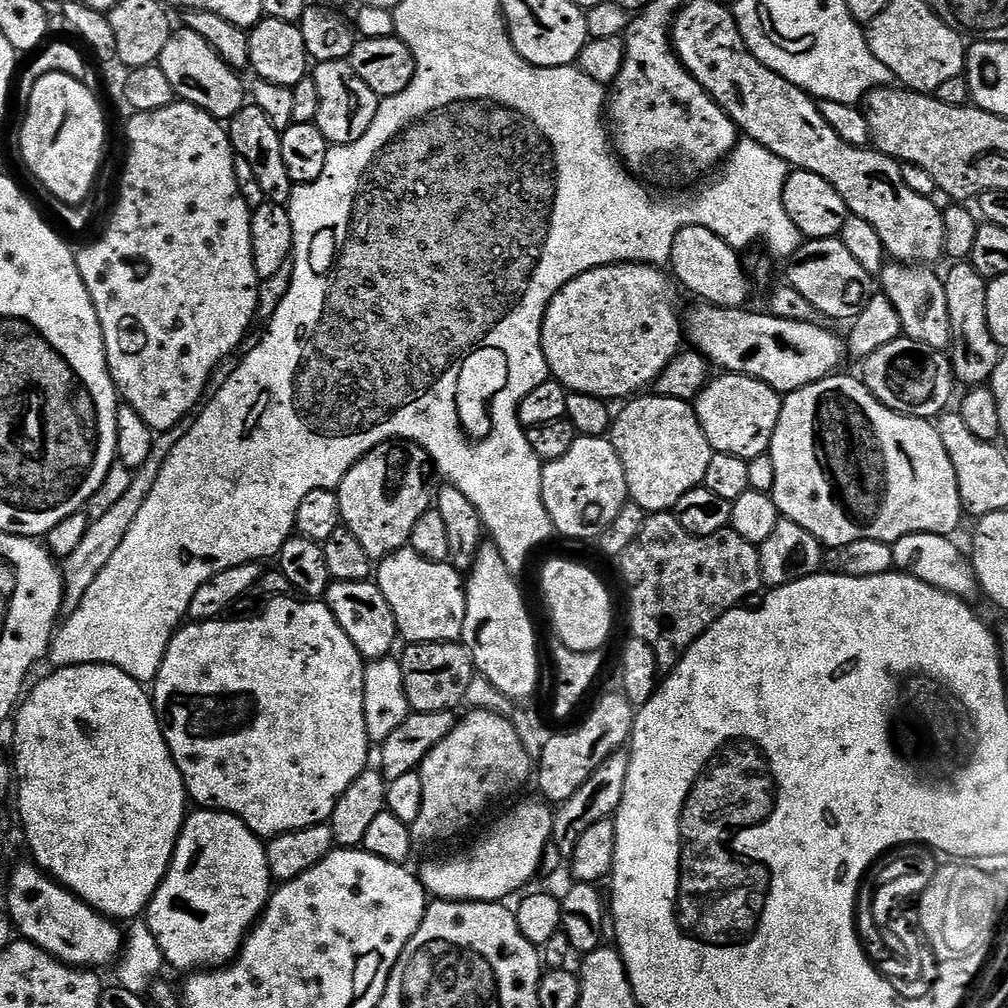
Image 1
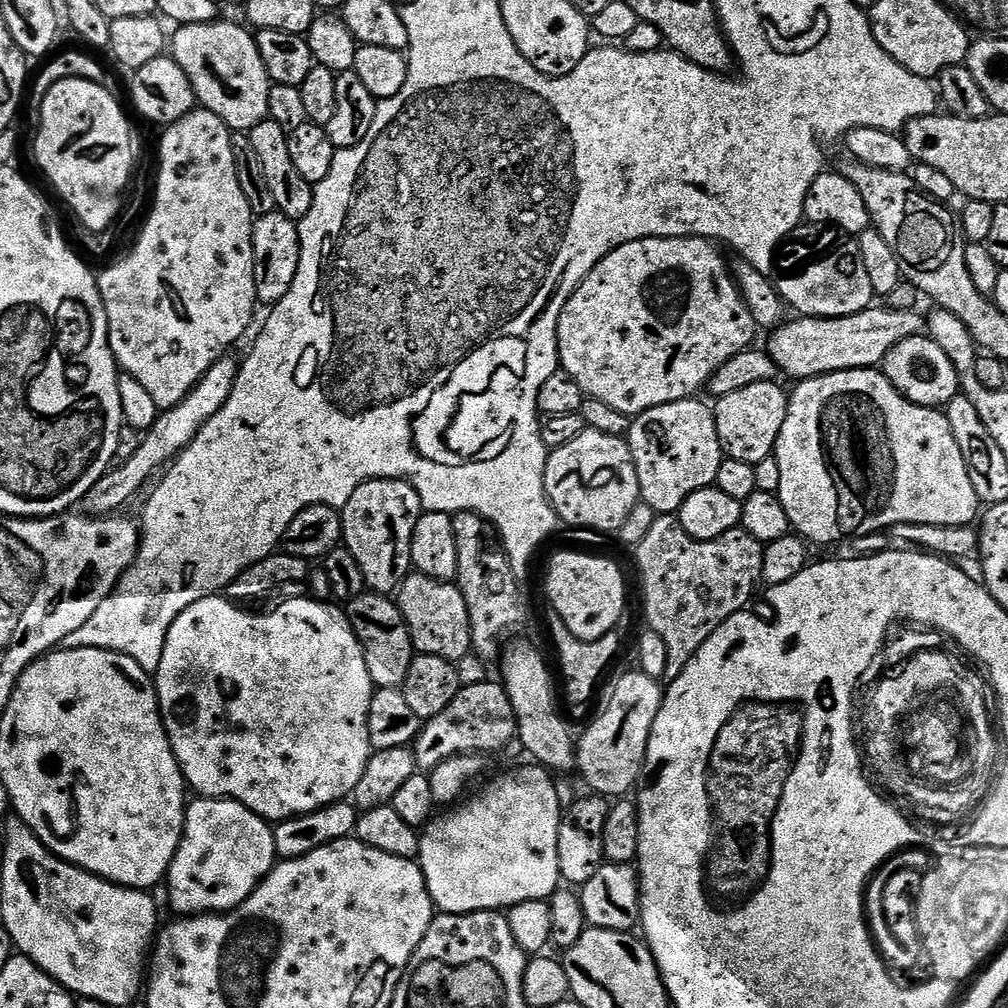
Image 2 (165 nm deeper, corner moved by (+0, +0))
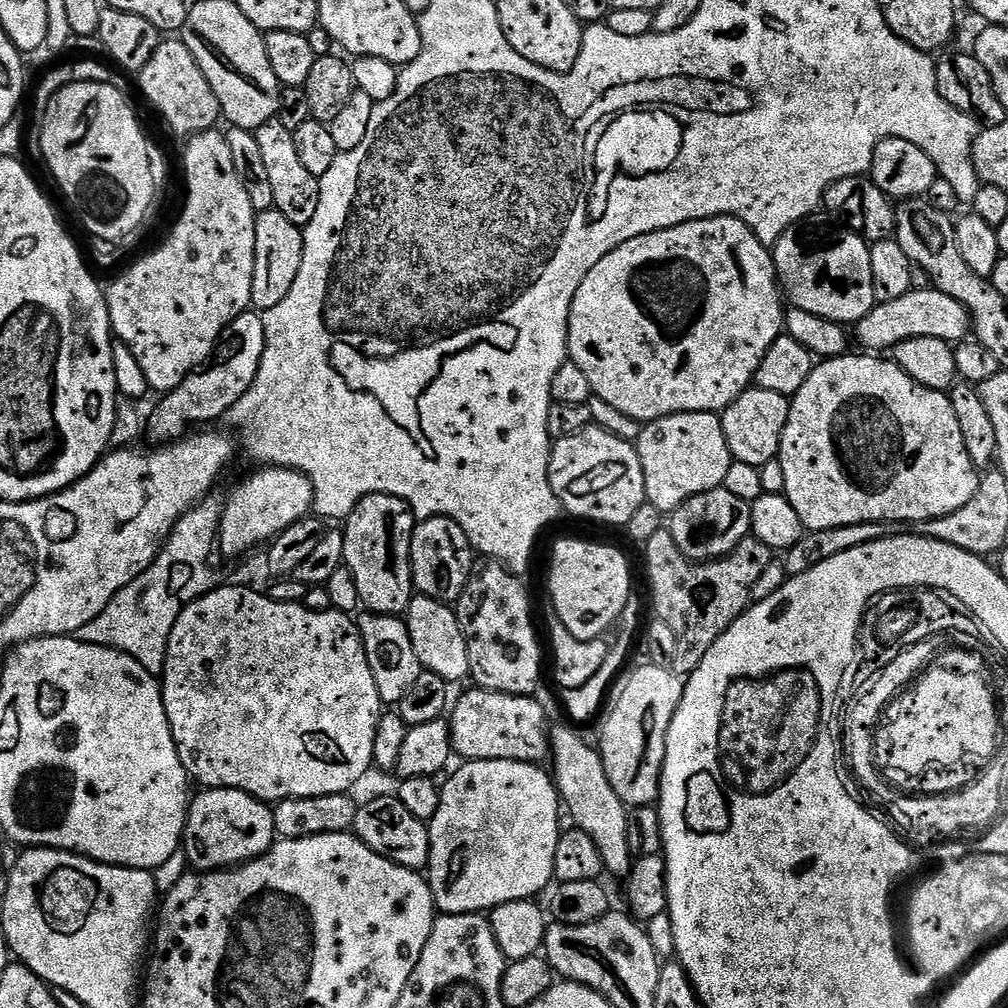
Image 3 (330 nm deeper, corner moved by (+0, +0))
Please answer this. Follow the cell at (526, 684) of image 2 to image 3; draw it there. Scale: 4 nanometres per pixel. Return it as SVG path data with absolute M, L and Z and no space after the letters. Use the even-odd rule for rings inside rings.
M553 727L550 732L551 764L556 790L560 794L567 815L568 812L572 815L571 823L586 834L590 834L590 838L594 838L594 846L598 846L598 854L602 854L605 873L613 872L614 875L620 876L619 878L627 877L634 863L634 857L630 850L630 838L626 838L629 809L620 801L618 794L614 794L614 786L610 786L610 778L606 778L606 766L602 762L599 751L593 745L591 748L574 729Z

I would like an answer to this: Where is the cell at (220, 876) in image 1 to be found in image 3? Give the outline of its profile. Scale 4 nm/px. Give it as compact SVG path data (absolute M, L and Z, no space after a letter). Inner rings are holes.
M210 788L188 805L188 821L184 827L183 855L188 855L191 867L197 872L218 872L257 860L272 847L277 839L272 808L265 801L256 800L250 794L233 788Z

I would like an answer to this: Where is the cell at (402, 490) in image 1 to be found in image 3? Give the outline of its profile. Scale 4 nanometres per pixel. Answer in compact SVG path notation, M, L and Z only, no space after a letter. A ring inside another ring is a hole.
M370 494L354 506L354 510L343 521L344 562L354 574L354 582L358 586L361 605L369 612L377 612L383 616L400 616L407 613L408 603L414 595L412 582L412 531L418 521L411 508L402 498L394 498L390 494Z

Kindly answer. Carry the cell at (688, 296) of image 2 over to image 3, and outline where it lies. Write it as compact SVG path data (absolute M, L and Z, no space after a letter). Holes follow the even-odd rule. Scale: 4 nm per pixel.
M715 216L709 220L686 222L670 226L666 230L630 238L630 242L622 242L622 246L606 254L606 258L602 258L602 262L598 262L598 266L594 266L594 270L590 270L586 278L582 278L582 286L578 286L578 294L574 294L574 302L568 315L568 360L586 373L593 396L602 398L602 402L610 402L610 406L622 410L622 414L630 414L630 418L635 420L647 422L679 412L720 414L753 387L758 366L762 358L766 358L766 350L770 350L770 346L774 346L776 339L784 332L785 311L786 304L782 299L776 263L772 261L769 245L763 244L754 234L754 230L746 226L746 222L733 216Z

